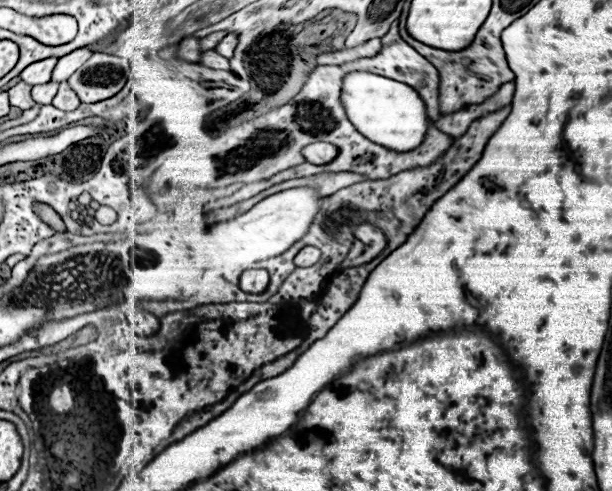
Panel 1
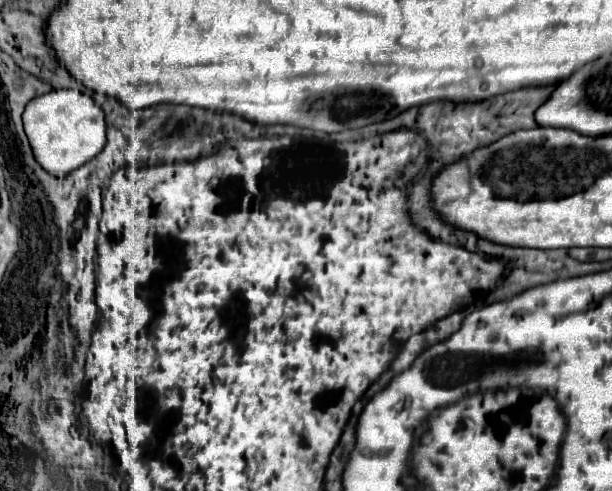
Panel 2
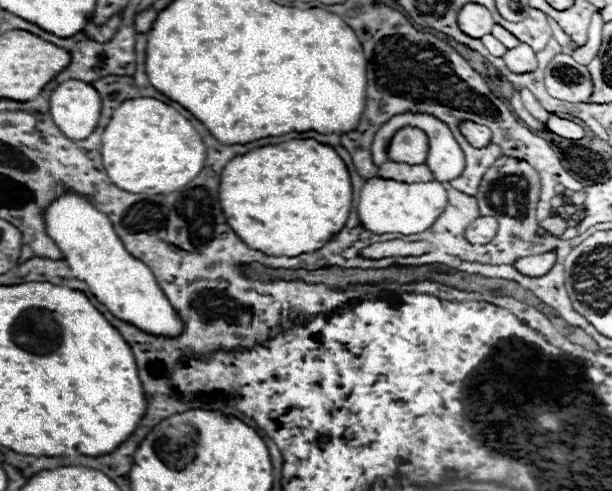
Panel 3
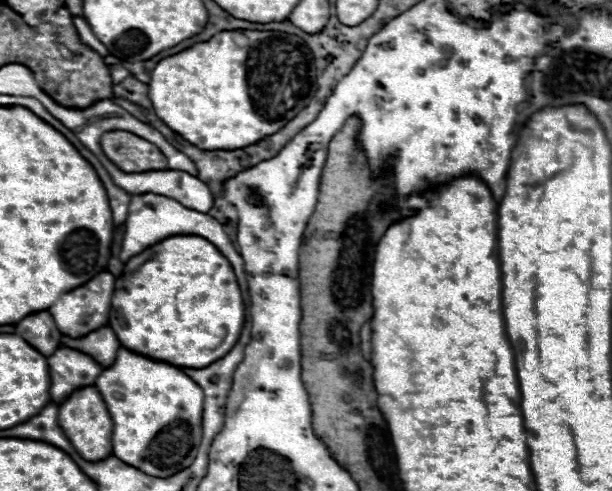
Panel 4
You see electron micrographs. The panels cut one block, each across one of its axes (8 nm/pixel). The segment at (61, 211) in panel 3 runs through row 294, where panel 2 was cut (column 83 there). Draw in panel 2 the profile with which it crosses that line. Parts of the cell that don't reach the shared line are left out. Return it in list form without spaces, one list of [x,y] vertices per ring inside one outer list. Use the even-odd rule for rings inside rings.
[[[52,90],[46,96],[38,96],[38,98],[30,100],[30,104],[24,110],[22,120],[24,120],[24,132],[28,136],[36,162],[52,176],[60,176],[60,178],[68,176],[74,168],[84,166],[88,160],[92,160],[96,154],[100,154],[106,144],[104,112],[96,106],[96,102],[90,96],[86,96],[78,90]]]

